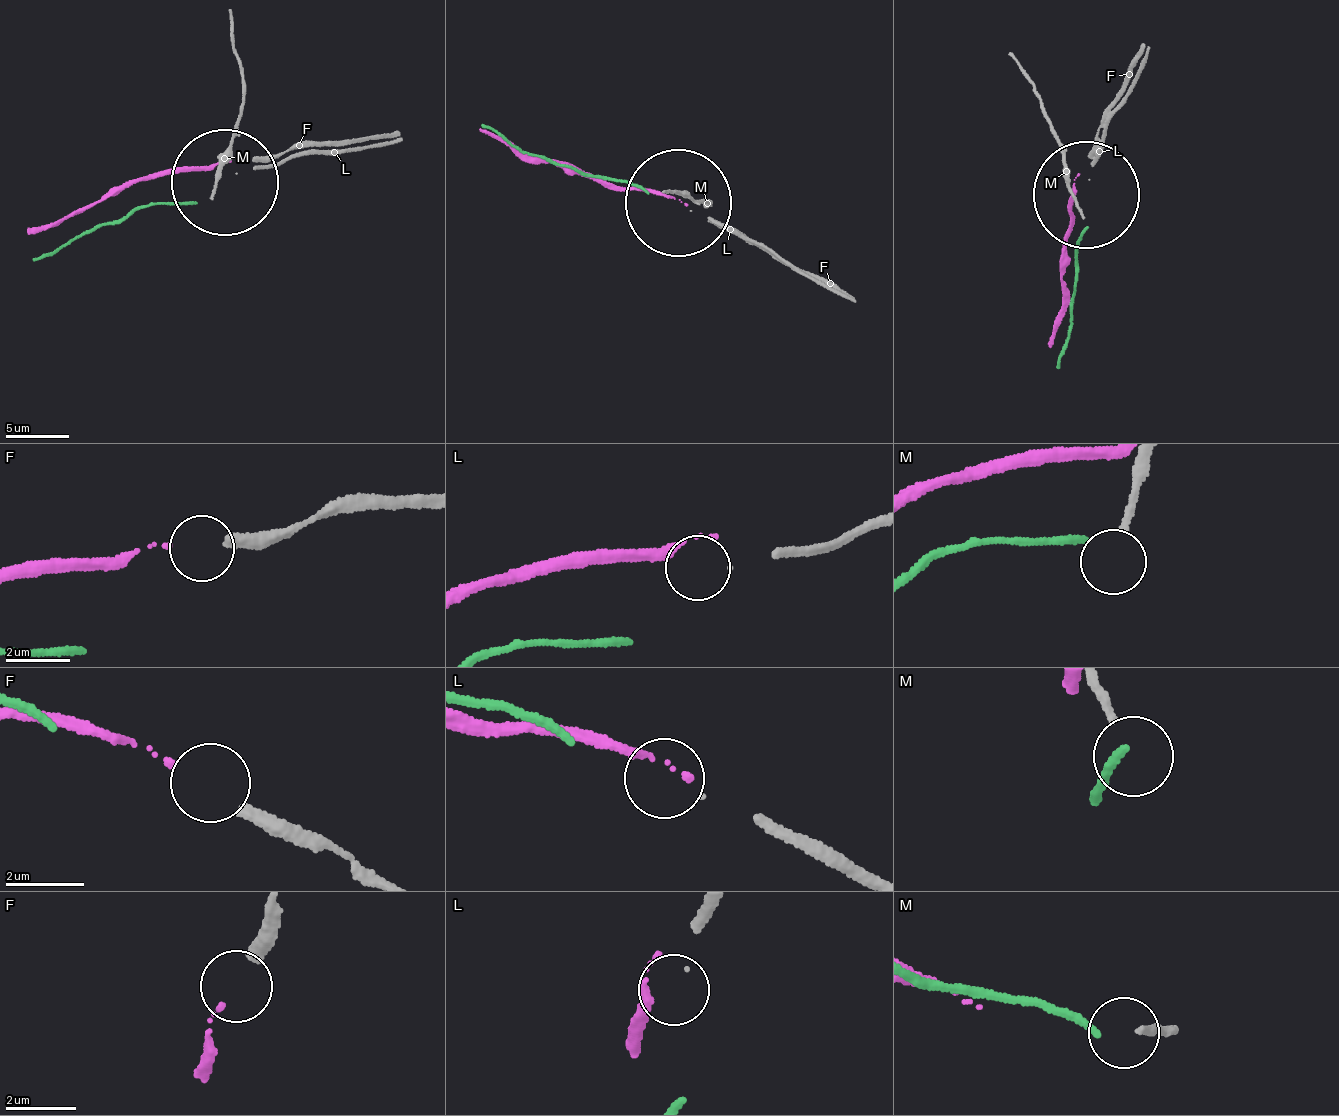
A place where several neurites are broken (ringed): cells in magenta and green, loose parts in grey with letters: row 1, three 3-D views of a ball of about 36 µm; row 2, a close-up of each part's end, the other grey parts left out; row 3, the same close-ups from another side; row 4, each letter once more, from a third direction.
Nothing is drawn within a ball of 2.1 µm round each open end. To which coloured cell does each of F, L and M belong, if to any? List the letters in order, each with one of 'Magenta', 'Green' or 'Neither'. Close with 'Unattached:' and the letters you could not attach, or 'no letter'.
F: Magenta
L: Neither
M: Neither
Unattached: L, M

